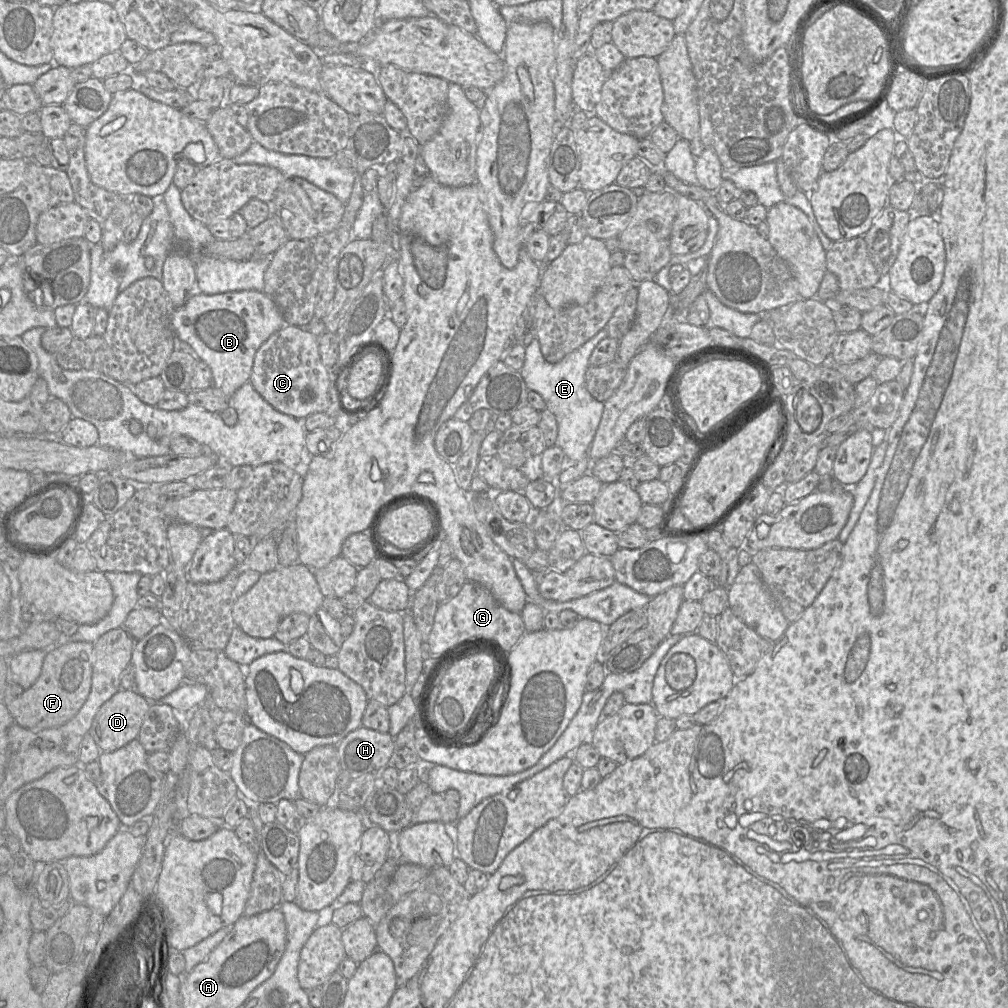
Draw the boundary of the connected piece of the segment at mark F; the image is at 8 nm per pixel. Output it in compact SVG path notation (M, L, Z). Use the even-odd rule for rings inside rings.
M59 641L49 648L43 661L41 674L37 681L19 697L14 697L6 688L3 703L6 705L14 722L26 729L39 731L58 727L72 719L84 705L92 684L94 663L94 643L84 641Z

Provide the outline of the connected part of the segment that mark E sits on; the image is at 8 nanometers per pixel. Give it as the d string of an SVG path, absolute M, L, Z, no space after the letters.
M604 328L557 363L549 363L544 359L537 339L526 347L525 362L520 372L530 391L540 394L546 403L546 408L555 415L558 423L555 445L563 450L567 463L578 462L589 455L603 415L604 403L593 398L588 392L585 374L590 367L589 358L594 348L607 337L608 333Z

